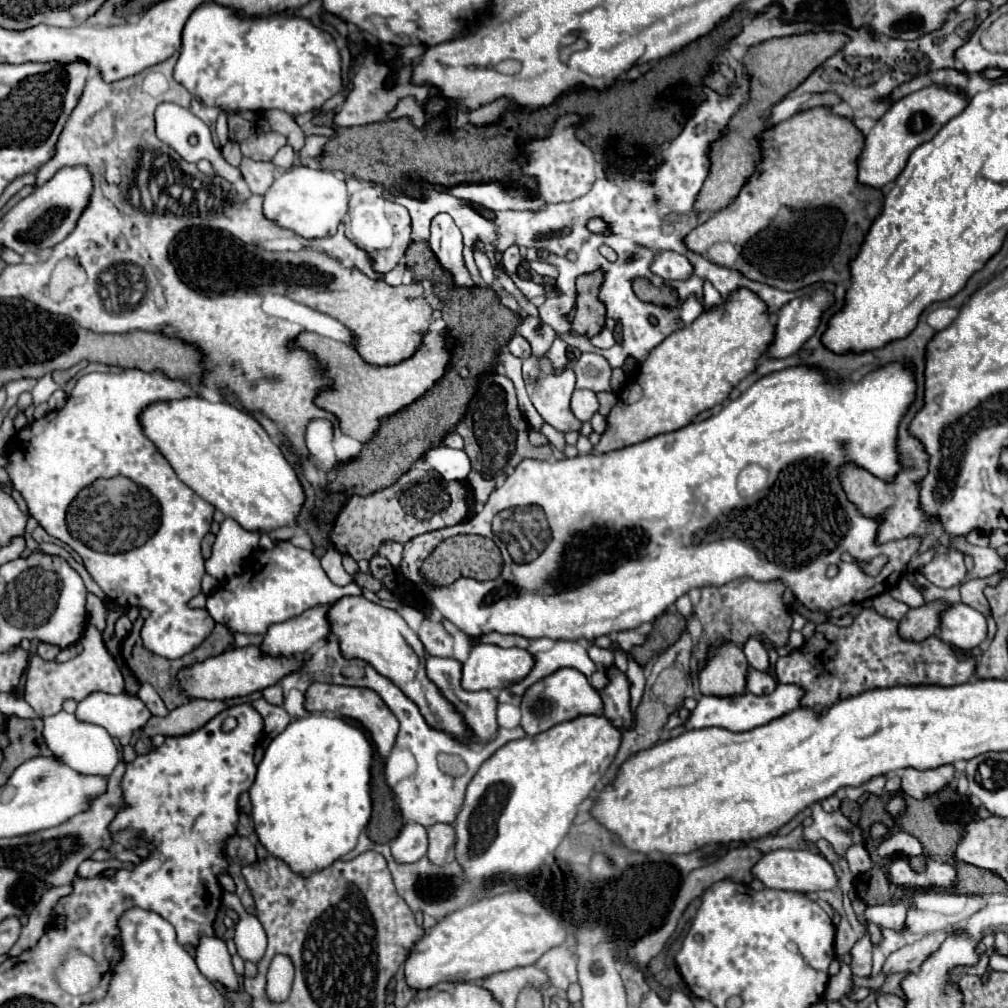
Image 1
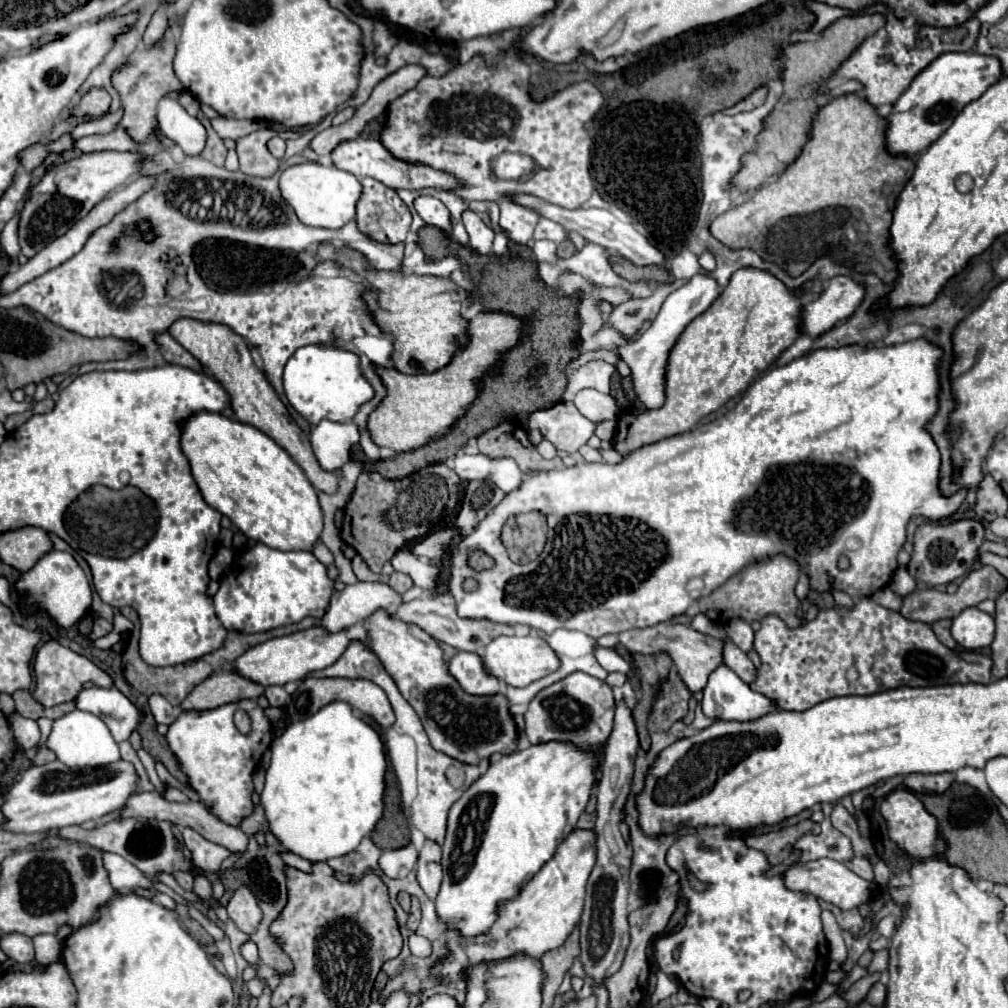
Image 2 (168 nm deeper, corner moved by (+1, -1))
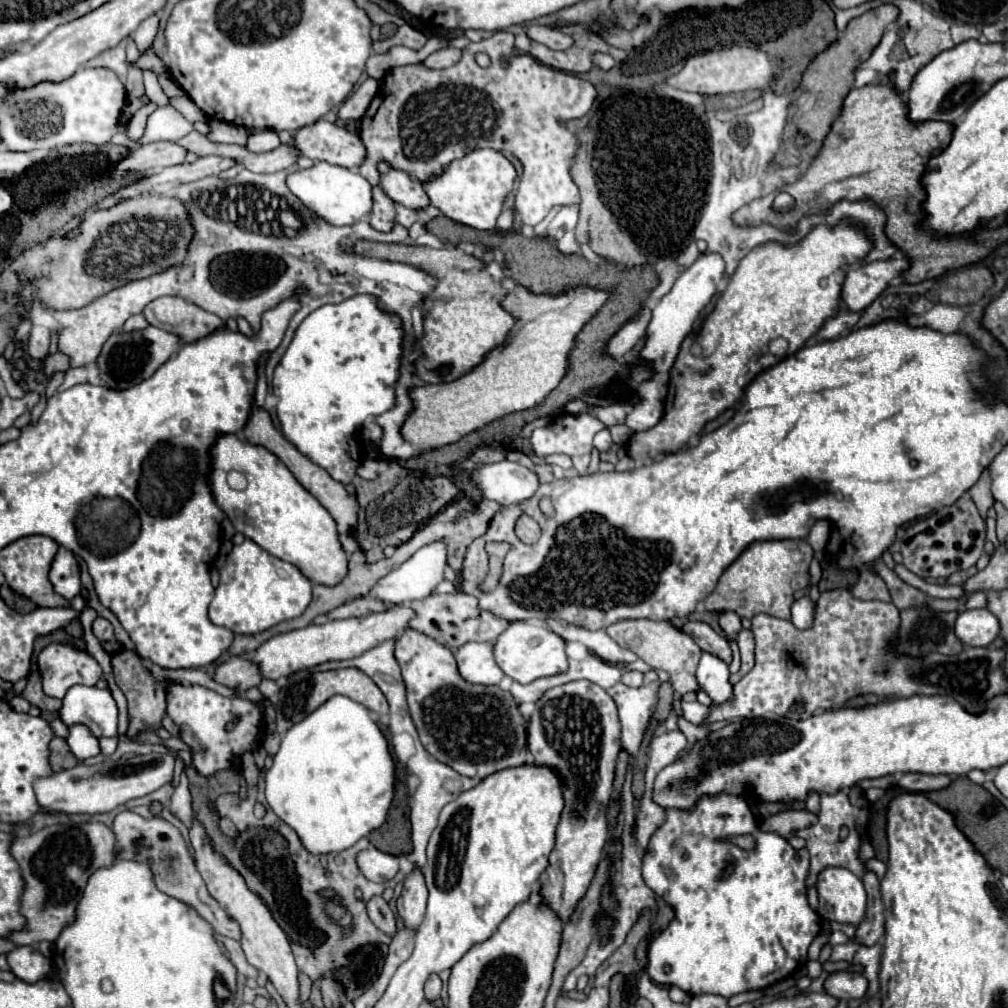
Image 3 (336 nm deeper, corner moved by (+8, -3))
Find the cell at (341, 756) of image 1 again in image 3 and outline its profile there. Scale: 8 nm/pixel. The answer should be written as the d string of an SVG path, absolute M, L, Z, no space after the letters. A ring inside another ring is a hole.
M333 696L283 736L281 748L265 772L265 798L269 808L297 832L311 854L343 852L386 821L393 800L393 770L389 744L371 720L369 710L347 696Z

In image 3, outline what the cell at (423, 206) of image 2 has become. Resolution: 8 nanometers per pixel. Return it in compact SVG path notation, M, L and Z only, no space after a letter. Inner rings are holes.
M379 164L379 172L381 172L381 188L393 202L399 202L415 212L421 212L431 204L427 200L427 192L423 190L423 186L411 180L405 172L393 170L389 164Z

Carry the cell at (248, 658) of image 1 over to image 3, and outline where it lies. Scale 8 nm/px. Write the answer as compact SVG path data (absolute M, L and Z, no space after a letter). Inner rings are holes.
M399 604L399 606L391 606L391 610L383 612L383 614L371 614L365 618L329 620L327 624L321 624L321 626L309 624L301 630L293 630L293 632L269 638L267 642L263 642L255 650L251 662L259 666L263 678L279 680L281 676L291 676L293 672L307 670L307 668L313 668L317 664L329 662L329 660L347 660L347 658L361 656L363 652L367 652L375 644L391 640L399 632L403 632L407 622L411 620L411 616L413 616L411 608Z

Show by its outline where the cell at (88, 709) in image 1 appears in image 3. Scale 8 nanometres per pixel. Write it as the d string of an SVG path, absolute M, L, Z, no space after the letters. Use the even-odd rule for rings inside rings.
M73 686L59 716L65 724L87 724L95 736L117 736L117 704L107 688Z

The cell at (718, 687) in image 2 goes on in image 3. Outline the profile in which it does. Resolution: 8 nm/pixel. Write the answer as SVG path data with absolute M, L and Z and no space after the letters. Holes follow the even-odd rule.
M703 652L697 666L697 682L703 692L709 694L713 706L721 706L733 700L733 684L729 682L729 666L717 656Z

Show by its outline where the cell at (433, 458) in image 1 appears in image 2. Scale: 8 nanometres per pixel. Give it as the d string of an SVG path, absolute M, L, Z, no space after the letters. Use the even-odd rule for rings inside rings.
M458 452L458 456L454 458L454 470L462 480L484 480L484 482L494 482L494 486L498 486L500 490L504 490L506 494L510 490L516 490L522 484L522 472L518 468L518 464L512 458L490 458L484 454L464 454Z

